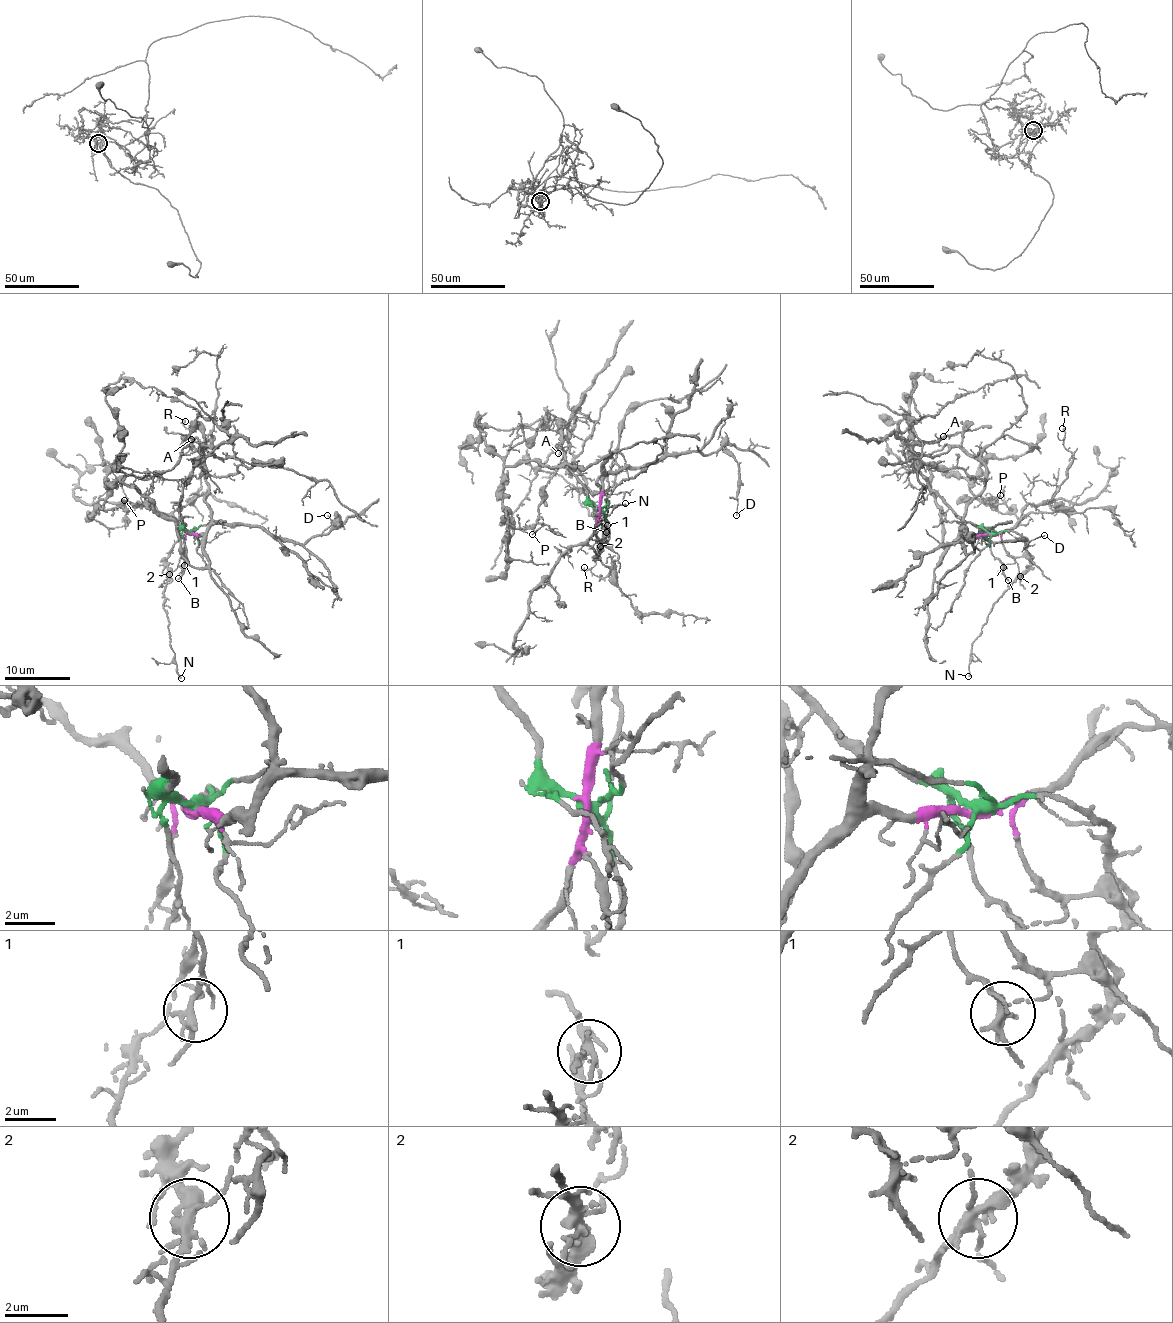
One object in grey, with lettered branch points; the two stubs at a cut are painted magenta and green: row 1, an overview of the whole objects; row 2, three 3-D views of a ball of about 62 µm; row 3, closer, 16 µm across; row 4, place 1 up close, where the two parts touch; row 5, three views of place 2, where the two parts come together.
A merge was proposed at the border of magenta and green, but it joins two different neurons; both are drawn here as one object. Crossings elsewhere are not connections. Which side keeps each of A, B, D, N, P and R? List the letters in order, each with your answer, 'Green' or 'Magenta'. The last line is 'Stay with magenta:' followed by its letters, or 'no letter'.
A: Green
B: Green
D: Magenta
N: Green
P: Magenta
R: Magenta
Stay with magenta: D, P, R

